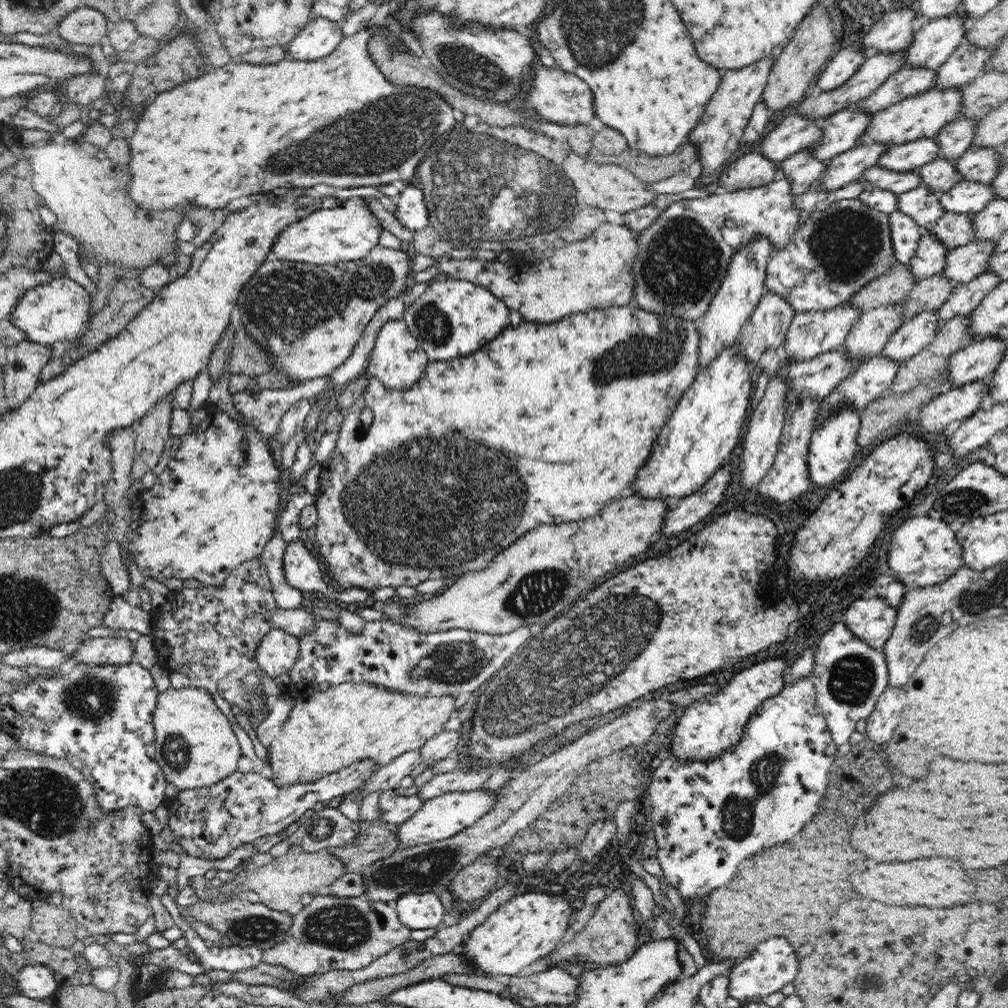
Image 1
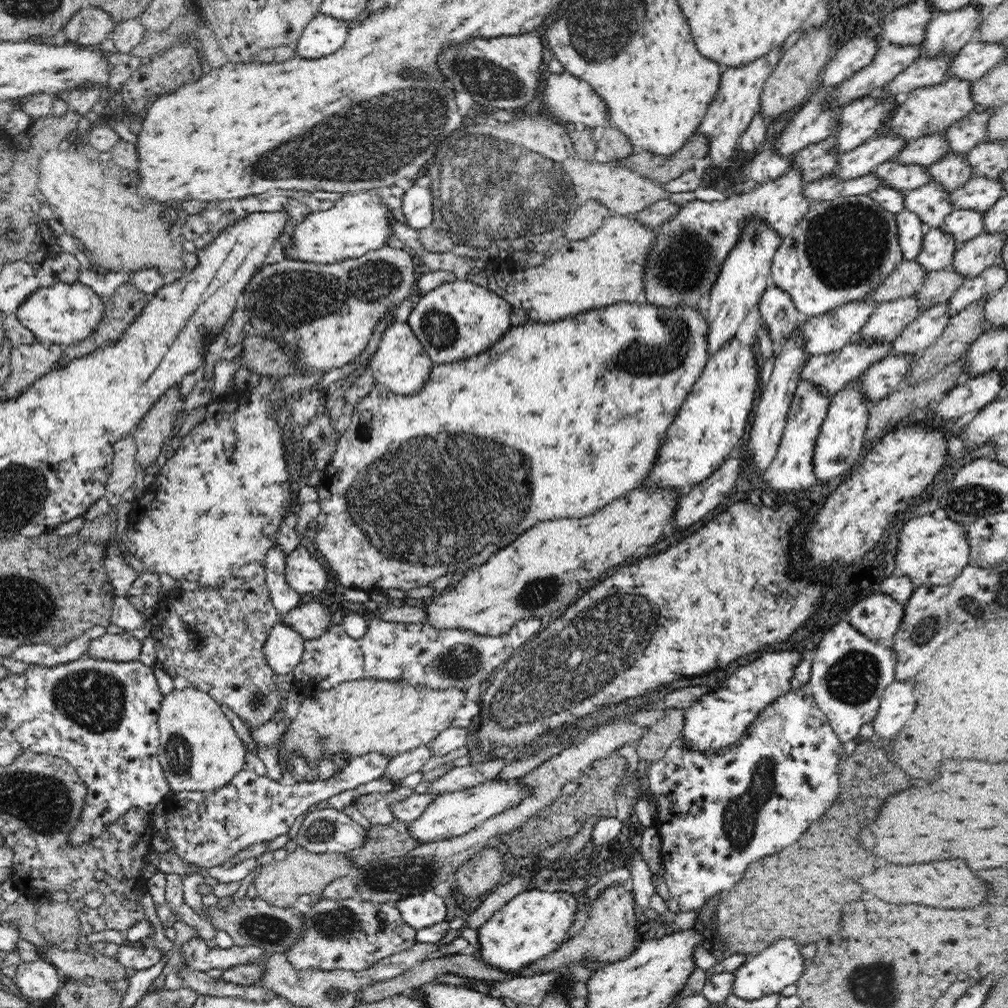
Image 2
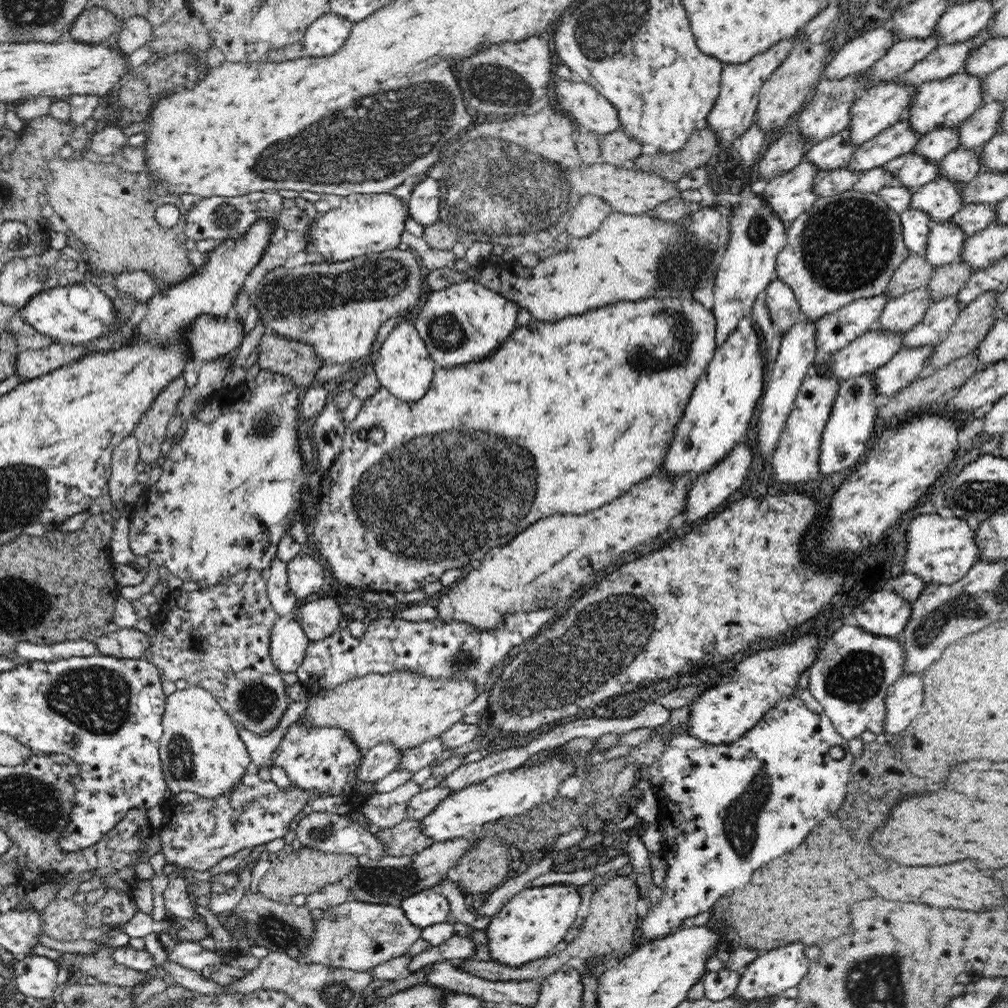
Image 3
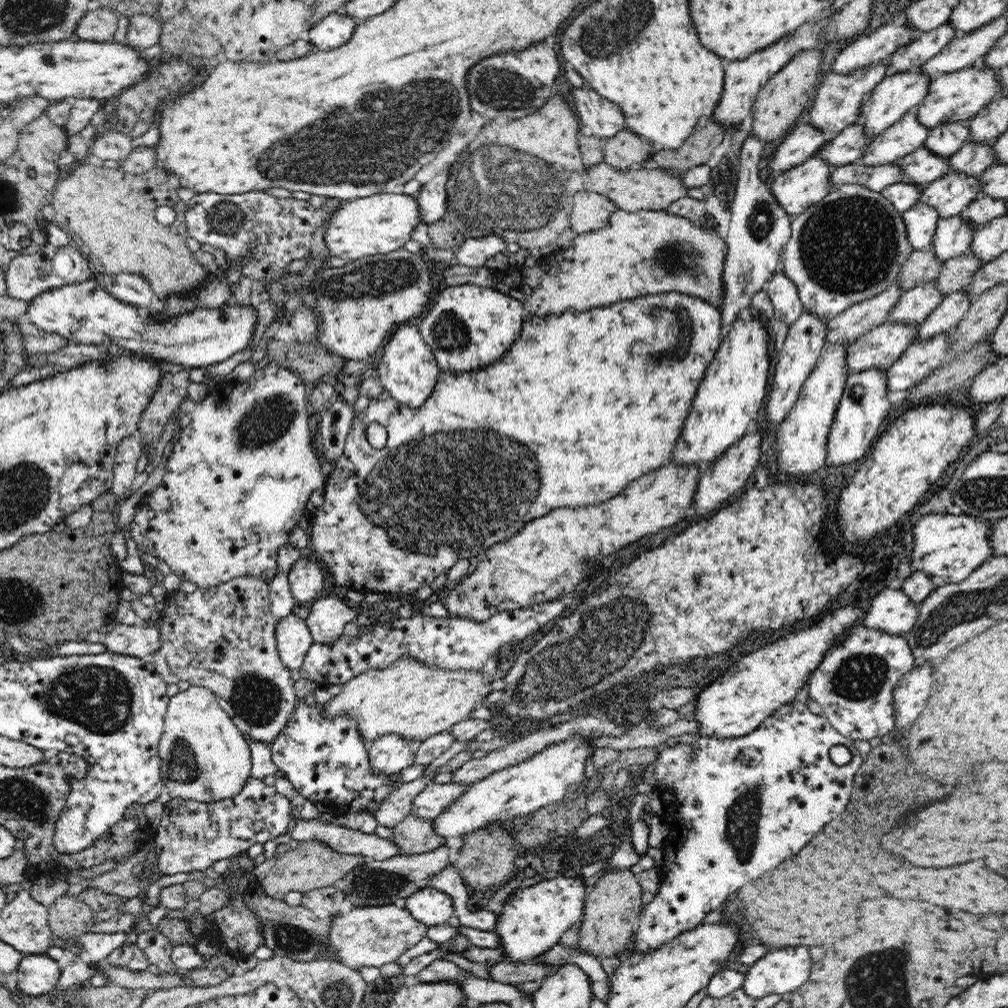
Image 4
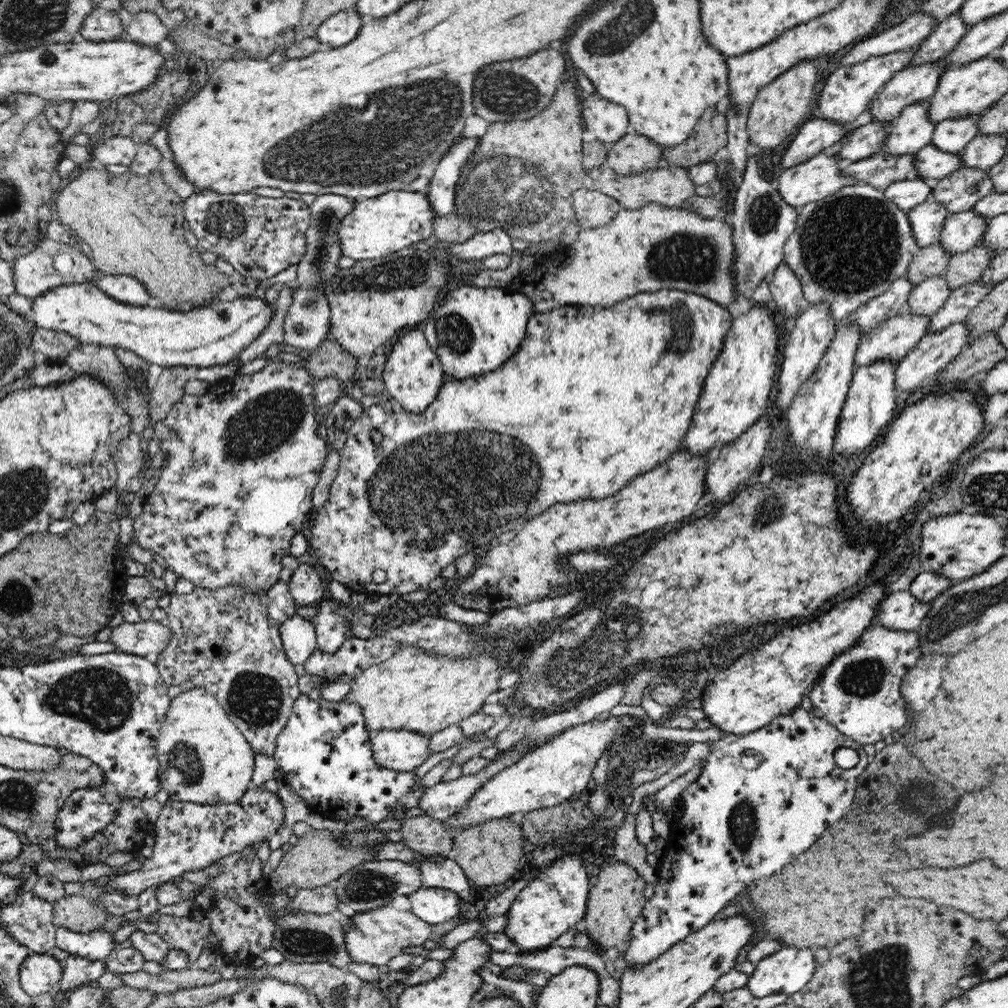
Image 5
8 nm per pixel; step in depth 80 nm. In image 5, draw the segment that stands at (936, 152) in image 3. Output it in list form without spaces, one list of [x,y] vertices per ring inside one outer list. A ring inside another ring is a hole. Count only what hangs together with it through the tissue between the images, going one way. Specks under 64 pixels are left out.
[[[977,116],[946,119],[935,124],[932,146],[939,151],[958,154],[978,135]]]

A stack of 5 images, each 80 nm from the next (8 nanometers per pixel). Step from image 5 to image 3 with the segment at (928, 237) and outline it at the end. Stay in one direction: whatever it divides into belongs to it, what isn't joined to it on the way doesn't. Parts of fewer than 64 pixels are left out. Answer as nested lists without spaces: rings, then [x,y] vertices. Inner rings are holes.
[[[909,208],[899,213],[902,237],[908,253],[924,255],[926,251],[929,225],[932,223],[926,213]]]

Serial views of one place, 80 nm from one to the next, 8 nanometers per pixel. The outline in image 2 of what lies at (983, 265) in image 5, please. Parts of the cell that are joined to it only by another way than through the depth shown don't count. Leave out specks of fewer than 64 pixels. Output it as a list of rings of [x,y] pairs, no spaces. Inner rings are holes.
[[[951,267],[930,272],[916,290],[914,298],[917,299],[921,311],[927,310],[932,306],[948,302],[962,281],[960,274],[954,272]]]

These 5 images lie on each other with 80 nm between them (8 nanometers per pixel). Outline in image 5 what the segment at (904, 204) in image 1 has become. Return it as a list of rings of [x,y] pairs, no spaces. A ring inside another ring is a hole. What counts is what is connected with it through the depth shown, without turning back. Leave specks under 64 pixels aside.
[[[960,167],[933,183],[928,199],[942,203],[948,214],[963,213],[992,193],[992,179],[986,171]]]

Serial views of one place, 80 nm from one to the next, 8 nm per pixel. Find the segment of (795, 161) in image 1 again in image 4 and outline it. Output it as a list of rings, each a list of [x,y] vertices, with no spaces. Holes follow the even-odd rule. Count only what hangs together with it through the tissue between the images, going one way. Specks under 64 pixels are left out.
[[[854,123],[841,130],[832,140],[825,142],[822,148],[814,152],[814,157],[820,157],[831,168],[847,165],[858,161],[868,142],[864,127]]]

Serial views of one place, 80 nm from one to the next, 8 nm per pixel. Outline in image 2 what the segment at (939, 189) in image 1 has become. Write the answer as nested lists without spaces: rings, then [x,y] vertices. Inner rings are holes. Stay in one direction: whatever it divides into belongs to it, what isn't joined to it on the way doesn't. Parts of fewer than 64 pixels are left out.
[[[947,153],[934,164],[926,167],[930,180],[936,181],[949,193],[970,180],[970,165],[966,163],[965,155]]]

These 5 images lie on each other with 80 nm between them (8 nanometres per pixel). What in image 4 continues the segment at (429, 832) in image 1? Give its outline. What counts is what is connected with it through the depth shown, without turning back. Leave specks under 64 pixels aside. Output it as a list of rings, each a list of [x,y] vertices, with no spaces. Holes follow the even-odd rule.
[[[570,738],[570,740],[562,742],[562,744],[554,744],[554,746],[546,748],[546,750],[542,750],[542,752],[538,752],[536,756],[528,758],[526,762],[494,772],[485,780],[470,785],[464,794],[456,798],[450,806],[446,806],[436,818],[432,818],[430,820],[432,829],[434,829],[434,833],[445,839],[454,836],[463,837],[472,831],[477,831],[479,828],[487,826],[491,822],[501,823],[504,818],[527,815],[539,808],[548,806],[548,804],[559,802],[563,800],[569,786],[572,786],[572,784],[581,786],[586,781],[584,766],[586,766],[586,758],[590,754],[592,754],[592,750],[585,742],[585,738]]]

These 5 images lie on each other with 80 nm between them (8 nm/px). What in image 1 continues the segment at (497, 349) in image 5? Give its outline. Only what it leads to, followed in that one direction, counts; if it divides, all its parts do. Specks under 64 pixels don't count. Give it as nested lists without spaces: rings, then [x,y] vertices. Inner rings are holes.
[[[444,278],[430,282],[425,290],[420,298],[406,308],[402,319],[428,360],[450,361],[476,352],[506,328],[510,314],[506,304],[484,287],[476,286],[469,280]]]

